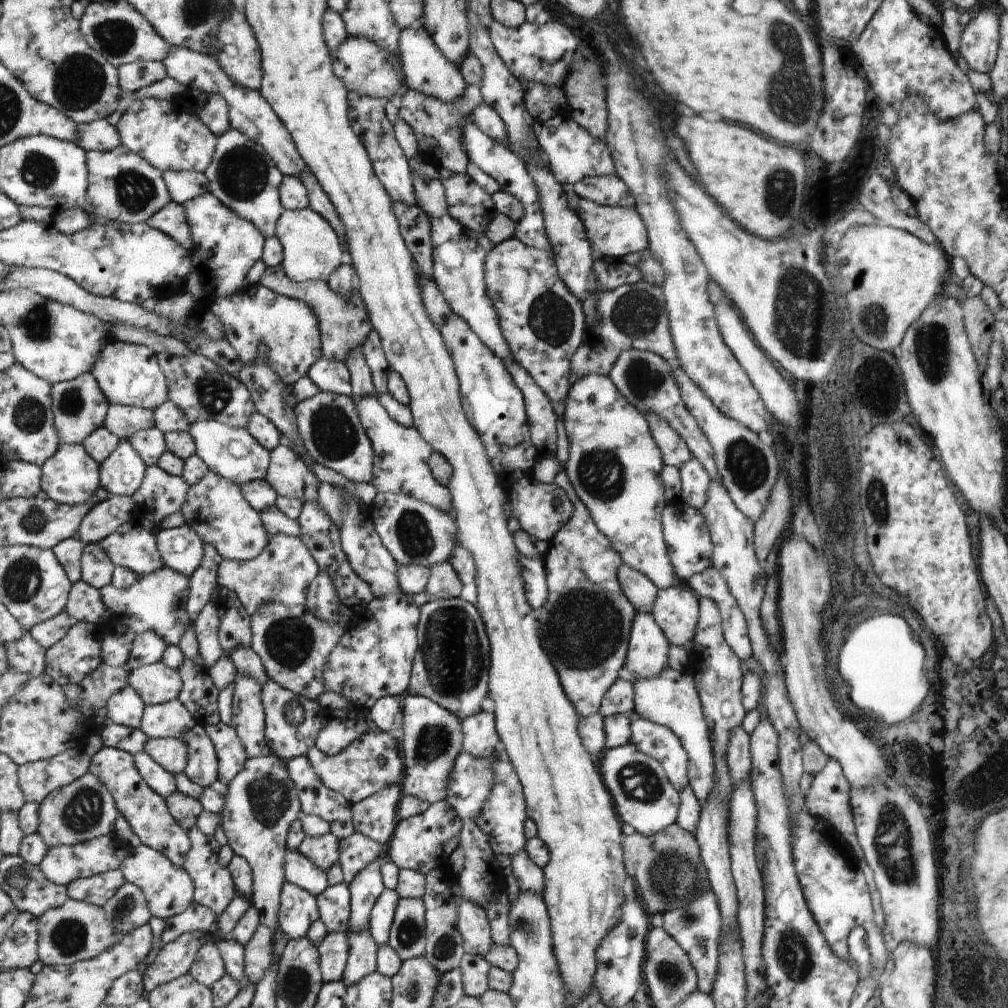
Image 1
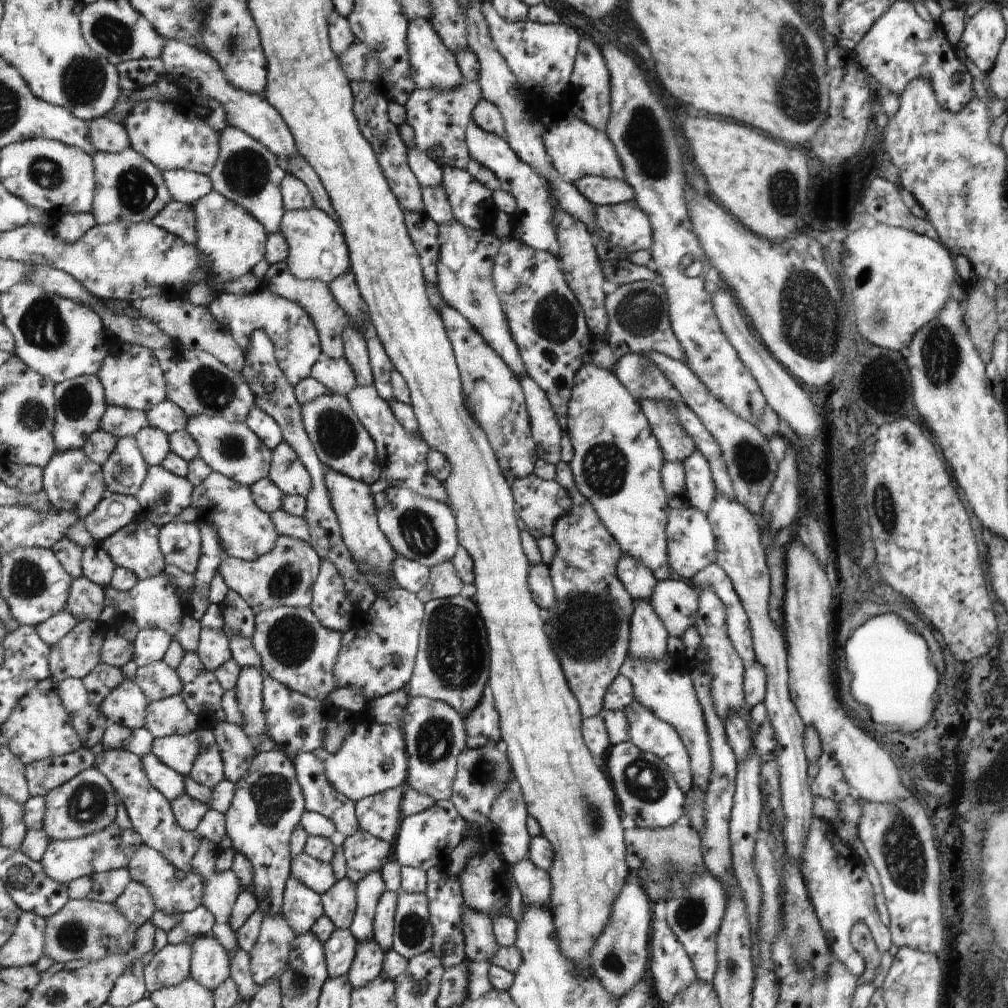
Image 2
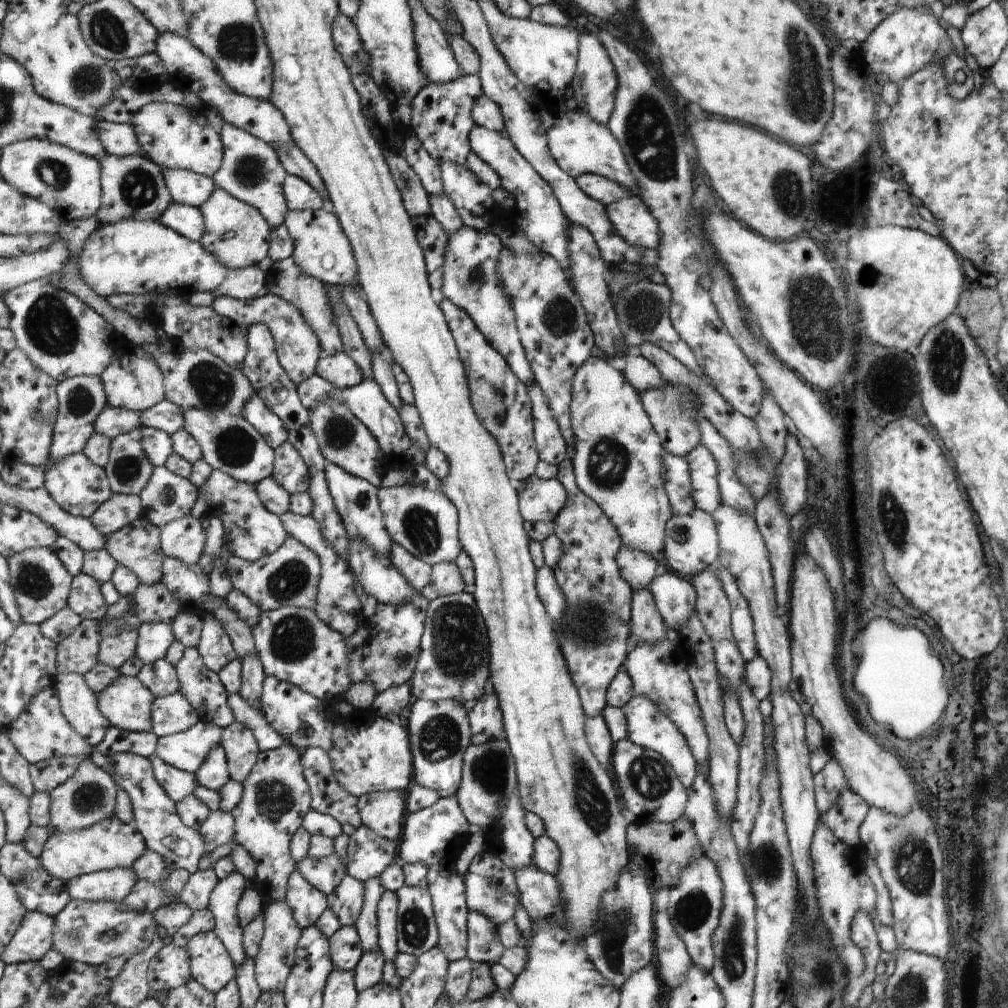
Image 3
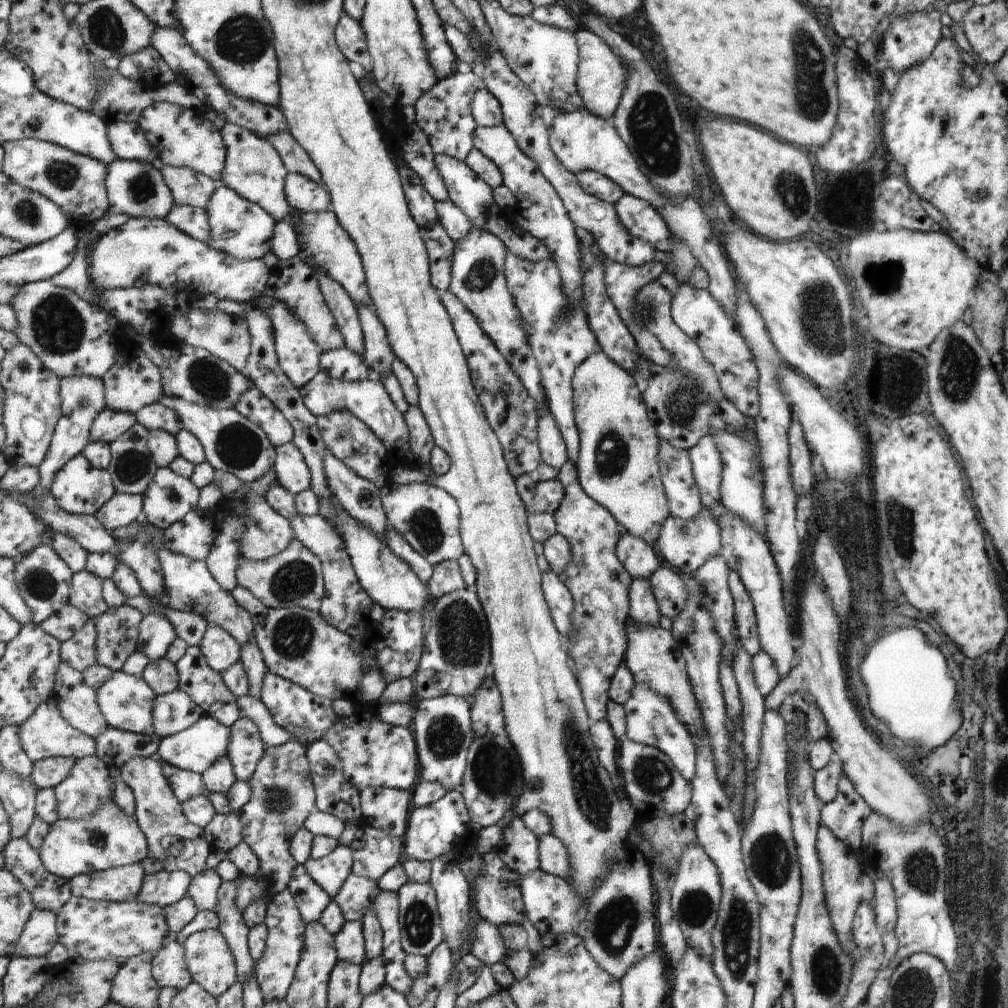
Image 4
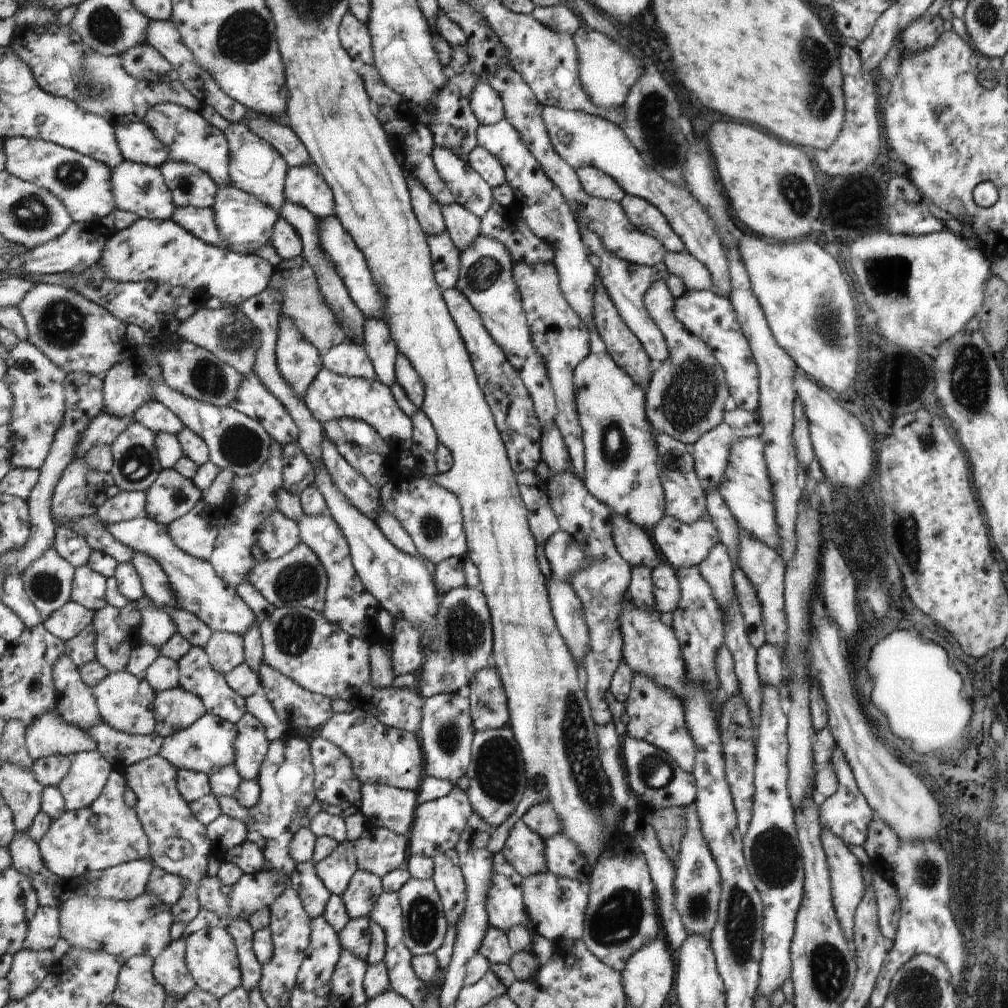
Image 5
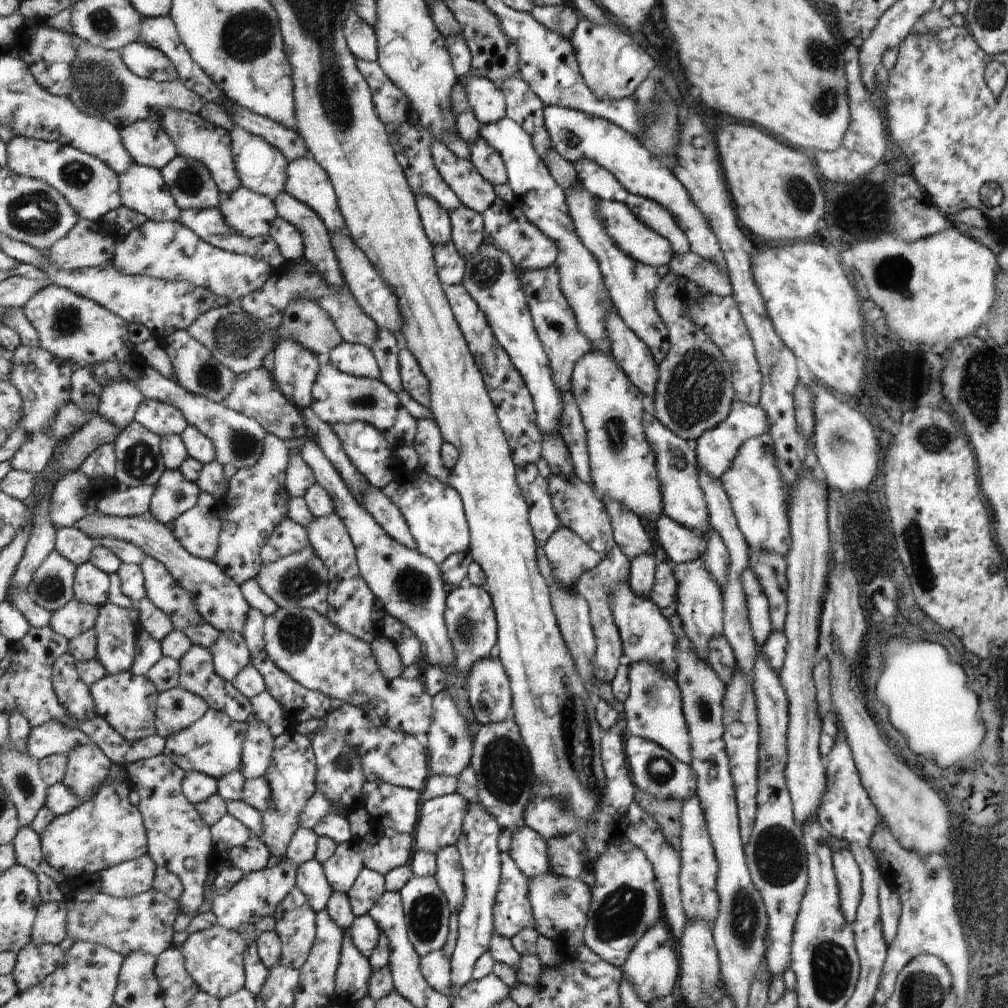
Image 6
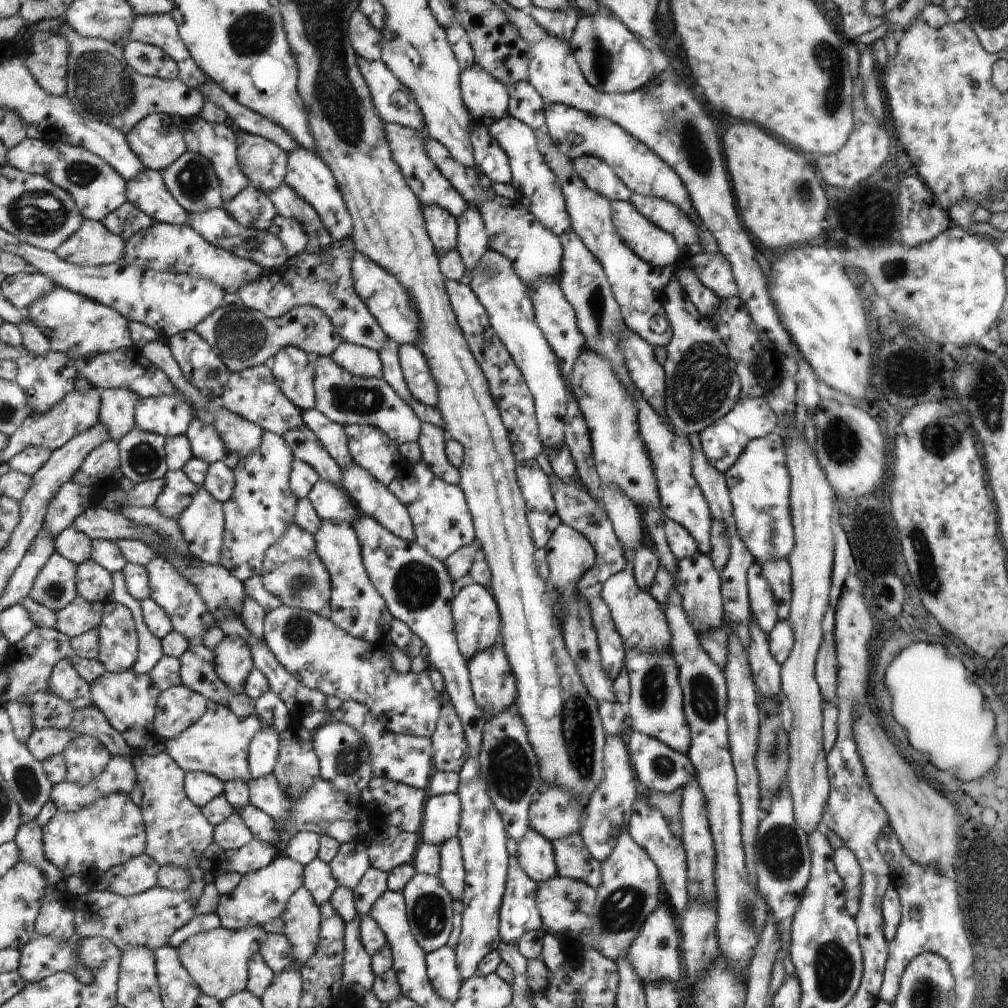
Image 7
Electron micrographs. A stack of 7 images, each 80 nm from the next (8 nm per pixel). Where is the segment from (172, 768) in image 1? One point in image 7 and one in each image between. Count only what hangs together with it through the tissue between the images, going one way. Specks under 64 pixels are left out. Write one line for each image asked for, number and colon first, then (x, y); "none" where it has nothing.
2: (178, 752)
3: (186, 750)
4: (195, 749)
5: (206, 746)
6: (213, 746)
7: (217, 744)

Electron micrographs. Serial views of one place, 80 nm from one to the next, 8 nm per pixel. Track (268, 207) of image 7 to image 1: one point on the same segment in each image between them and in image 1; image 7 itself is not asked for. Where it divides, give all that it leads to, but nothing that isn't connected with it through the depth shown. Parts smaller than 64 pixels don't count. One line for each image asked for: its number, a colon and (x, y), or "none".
1: (226, 247)
2: (232, 240)
3: (236, 233)
4: (242, 229)
5: (246, 223)
6: (250, 214)

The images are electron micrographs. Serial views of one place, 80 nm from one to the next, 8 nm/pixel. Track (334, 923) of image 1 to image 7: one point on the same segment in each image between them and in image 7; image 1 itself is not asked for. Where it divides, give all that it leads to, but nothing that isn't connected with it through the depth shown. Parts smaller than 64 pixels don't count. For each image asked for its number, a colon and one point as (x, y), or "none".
2: (340, 902)
3: (346, 901)
4: (355, 899)
5: (365, 888)
6: (369, 887)
7: (374, 883)

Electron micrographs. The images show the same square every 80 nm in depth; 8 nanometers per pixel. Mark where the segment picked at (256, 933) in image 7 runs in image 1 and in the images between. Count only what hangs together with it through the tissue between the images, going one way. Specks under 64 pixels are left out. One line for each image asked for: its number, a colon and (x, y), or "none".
1: (209, 967)
2: (211, 964)
3: (212, 966)
4: (210, 960)
5: (211, 956)
6: (214, 958)

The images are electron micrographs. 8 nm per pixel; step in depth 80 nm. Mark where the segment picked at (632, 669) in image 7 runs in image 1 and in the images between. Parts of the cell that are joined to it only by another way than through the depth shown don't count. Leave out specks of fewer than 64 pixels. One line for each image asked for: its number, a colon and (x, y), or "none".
1: (657, 741)
2: (647, 732)
3: (646, 726)
4: (650, 719)
5: (654, 714)
6: (654, 709)

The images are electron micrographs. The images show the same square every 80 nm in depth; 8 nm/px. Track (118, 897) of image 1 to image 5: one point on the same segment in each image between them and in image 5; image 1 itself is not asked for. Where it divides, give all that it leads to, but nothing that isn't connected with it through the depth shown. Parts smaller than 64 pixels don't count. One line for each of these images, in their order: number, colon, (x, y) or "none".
2: (136, 902)
3: (147, 895)
4: (164, 888)
5: (168, 887)

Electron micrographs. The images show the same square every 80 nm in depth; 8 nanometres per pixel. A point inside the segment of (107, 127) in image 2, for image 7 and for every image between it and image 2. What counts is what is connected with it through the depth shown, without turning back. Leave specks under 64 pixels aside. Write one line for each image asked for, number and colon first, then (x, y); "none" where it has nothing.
3: (119, 139)
4: (129, 142)
5: (137, 142)
6: (148, 144)
7: (158, 143)

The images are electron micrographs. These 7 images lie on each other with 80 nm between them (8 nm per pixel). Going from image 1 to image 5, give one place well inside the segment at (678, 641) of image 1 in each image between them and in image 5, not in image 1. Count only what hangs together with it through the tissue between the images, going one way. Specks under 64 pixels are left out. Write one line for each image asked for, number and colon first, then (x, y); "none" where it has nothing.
2: (675, 601)
3: (675, 598)
4: (669, 591)
5: (666, 593)

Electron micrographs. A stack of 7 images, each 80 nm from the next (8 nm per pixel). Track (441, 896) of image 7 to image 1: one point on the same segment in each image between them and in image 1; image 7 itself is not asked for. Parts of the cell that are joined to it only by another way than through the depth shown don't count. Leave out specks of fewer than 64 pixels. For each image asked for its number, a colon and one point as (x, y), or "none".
1: (407, 934)
2: (413, 934)
3: (417, 928)
4: (421, 928)
5: (425, 924)
6: (426, 910)

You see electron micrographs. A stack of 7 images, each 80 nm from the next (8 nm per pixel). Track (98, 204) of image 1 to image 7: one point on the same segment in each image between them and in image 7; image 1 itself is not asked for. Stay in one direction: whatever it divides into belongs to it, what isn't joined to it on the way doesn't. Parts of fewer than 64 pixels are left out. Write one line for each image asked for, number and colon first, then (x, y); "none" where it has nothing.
2: (129, 187)
3: (133, 187)
4: (137, 189)
5: (138, 188)
6: (143, 190)
7: (147, 190)

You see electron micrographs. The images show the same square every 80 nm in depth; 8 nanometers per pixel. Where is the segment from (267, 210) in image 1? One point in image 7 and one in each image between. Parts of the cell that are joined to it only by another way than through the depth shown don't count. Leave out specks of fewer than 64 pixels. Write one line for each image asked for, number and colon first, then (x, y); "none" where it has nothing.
2: (247, 173)
3: (251, 171)
4: (253, 168)
5: (256, 167)
6: (262, 167)
7: (265, 164)

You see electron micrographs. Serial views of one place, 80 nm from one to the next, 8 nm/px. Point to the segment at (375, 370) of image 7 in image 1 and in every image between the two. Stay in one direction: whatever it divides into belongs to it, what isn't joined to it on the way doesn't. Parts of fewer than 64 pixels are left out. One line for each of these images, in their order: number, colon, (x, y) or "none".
1: (333, 376)
2: (336, 374)
3: (340, 369)
4: (343, 364)
5: (347, 359)
6: (352, 359)

